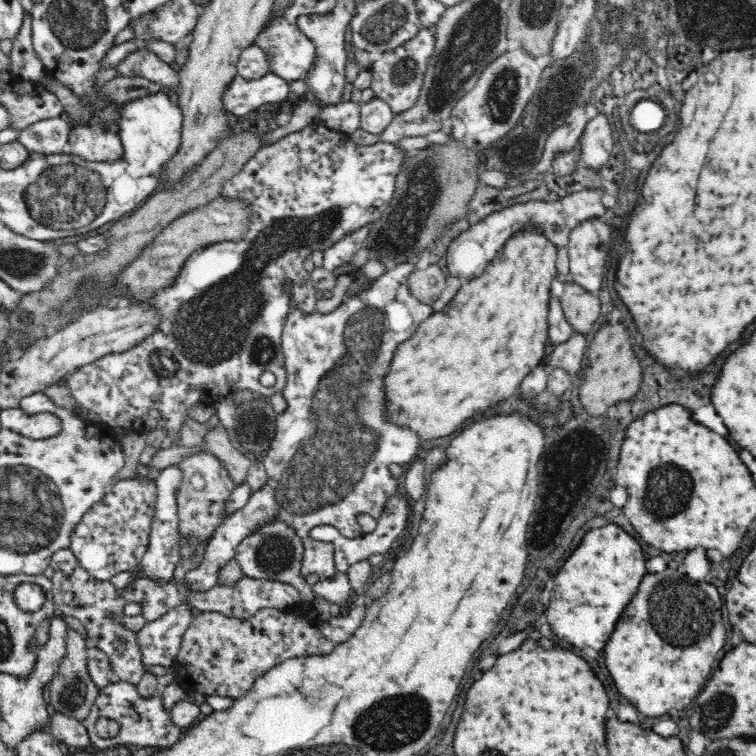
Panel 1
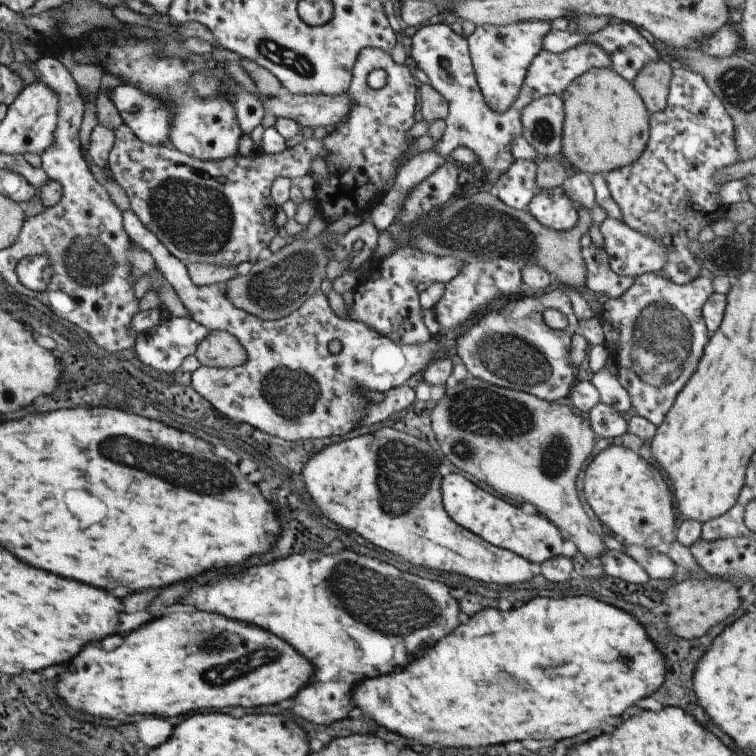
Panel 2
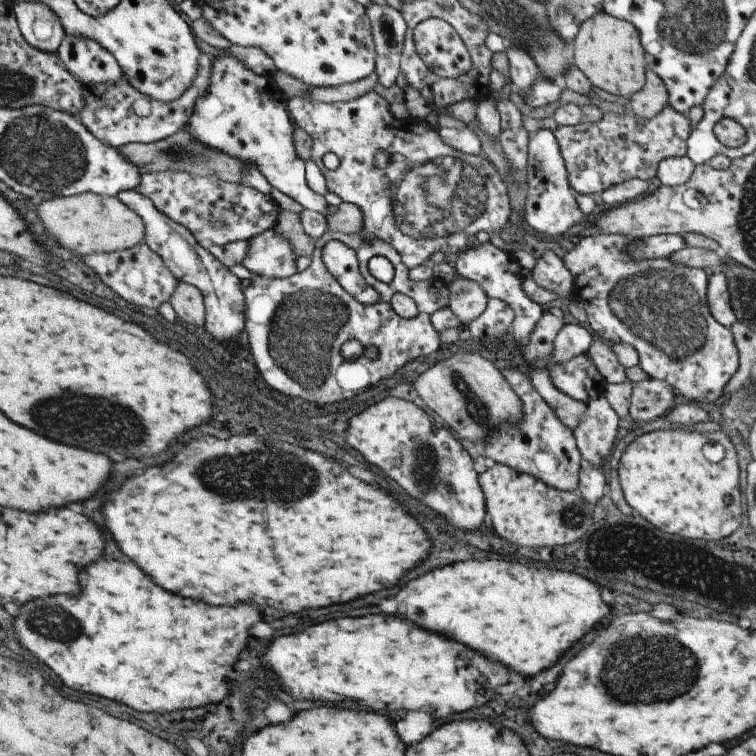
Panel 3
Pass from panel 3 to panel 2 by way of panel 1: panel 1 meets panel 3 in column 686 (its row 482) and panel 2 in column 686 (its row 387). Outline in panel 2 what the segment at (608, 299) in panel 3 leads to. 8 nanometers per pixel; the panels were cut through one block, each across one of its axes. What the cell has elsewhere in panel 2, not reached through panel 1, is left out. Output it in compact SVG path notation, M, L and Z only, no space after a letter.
M643 274L643 276L633 278L633 284L629 286L625 294L621 294L615 300L607 300L601 306L599 320L601 320L603 334L605 334L603 344L607 346L613 362L617 364L617 380L629 394L635 416L649 420L657 428L665 420L667 412L671 410L677 394L683 390L683 386L689 382L689 378L697 370L701 352L709 340L707 326L703 324L701 308L713 296L711 280L713 278L709 274L701 274L693 282L679 286L671 280L665 280L659 274Z

